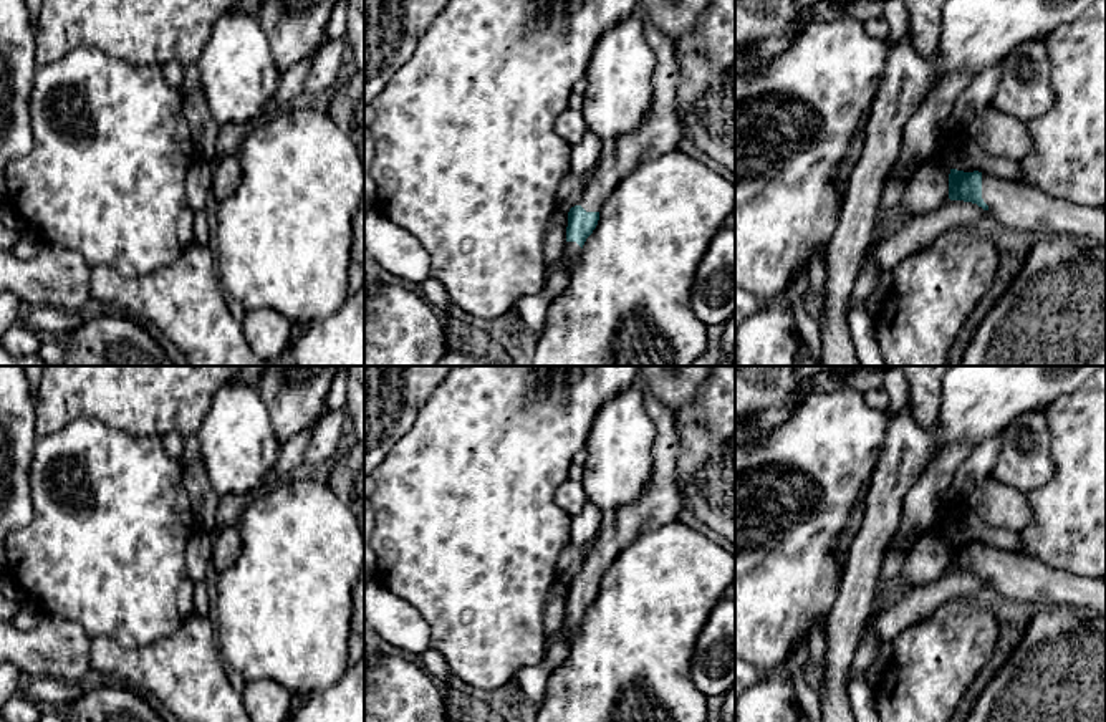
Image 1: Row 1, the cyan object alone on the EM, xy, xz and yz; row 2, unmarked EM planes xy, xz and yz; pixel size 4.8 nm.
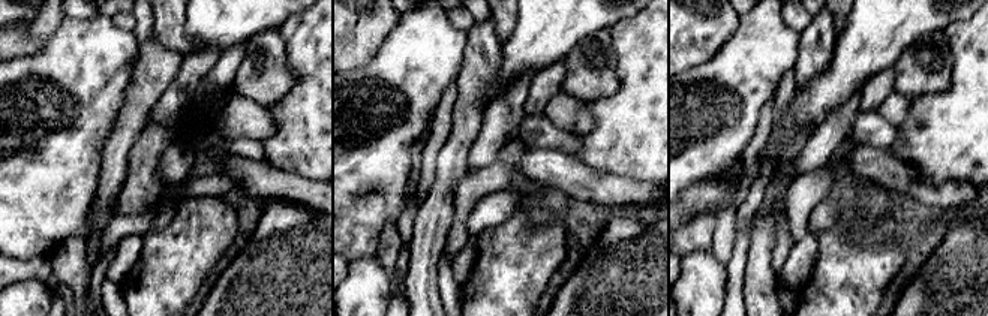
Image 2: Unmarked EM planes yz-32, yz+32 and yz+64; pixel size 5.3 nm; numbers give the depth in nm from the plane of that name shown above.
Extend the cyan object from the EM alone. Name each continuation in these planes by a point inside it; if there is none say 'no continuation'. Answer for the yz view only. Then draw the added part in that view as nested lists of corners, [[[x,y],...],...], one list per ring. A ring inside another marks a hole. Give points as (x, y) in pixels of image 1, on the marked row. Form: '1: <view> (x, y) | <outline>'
1: yz (1015, 206) | [[[982,174],[982,199],[988,215],[1007,227],[1035,235],[1066,233],[1106,247],[1106,207],[1076,205],[988,174]]]

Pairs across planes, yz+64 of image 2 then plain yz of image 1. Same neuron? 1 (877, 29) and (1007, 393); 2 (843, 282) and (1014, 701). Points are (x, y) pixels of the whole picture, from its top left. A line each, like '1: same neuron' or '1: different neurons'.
1: same neuron
2: different neurons

